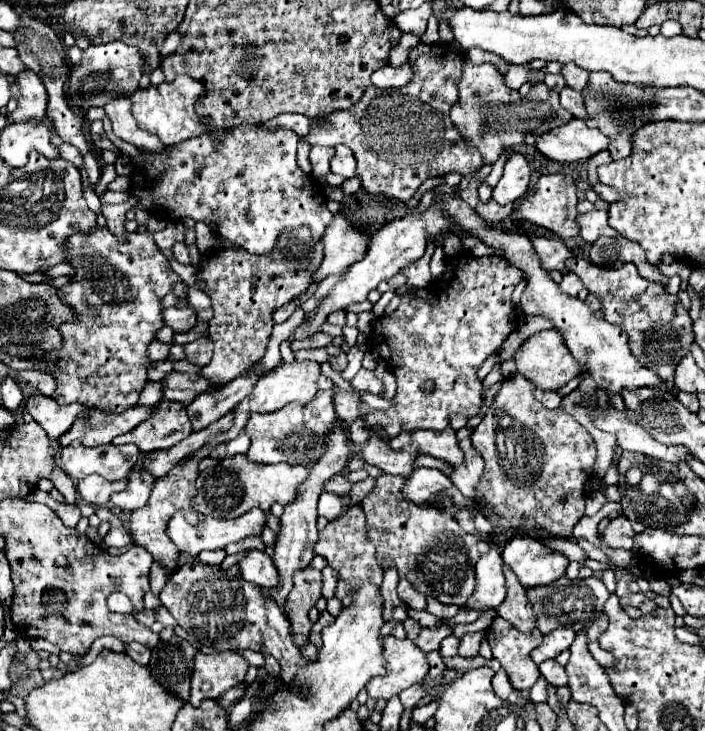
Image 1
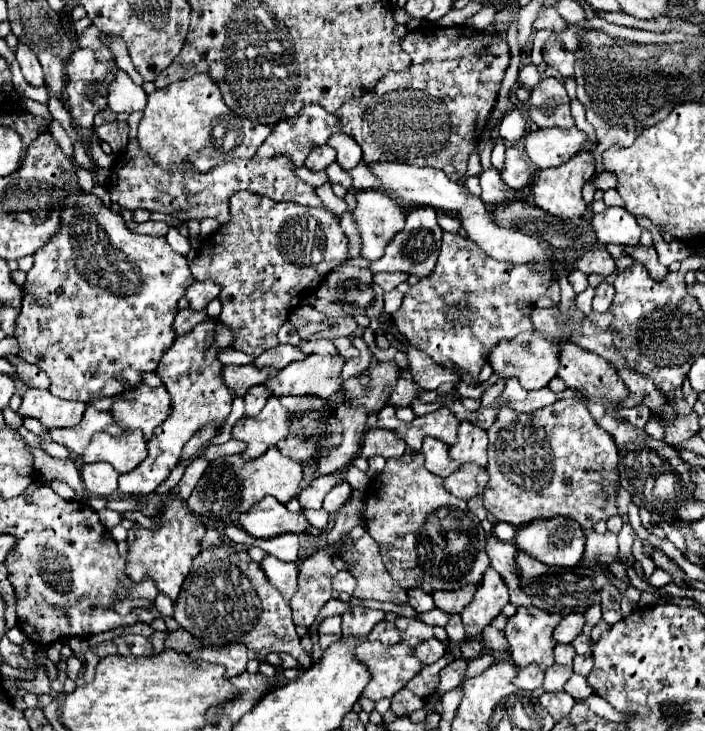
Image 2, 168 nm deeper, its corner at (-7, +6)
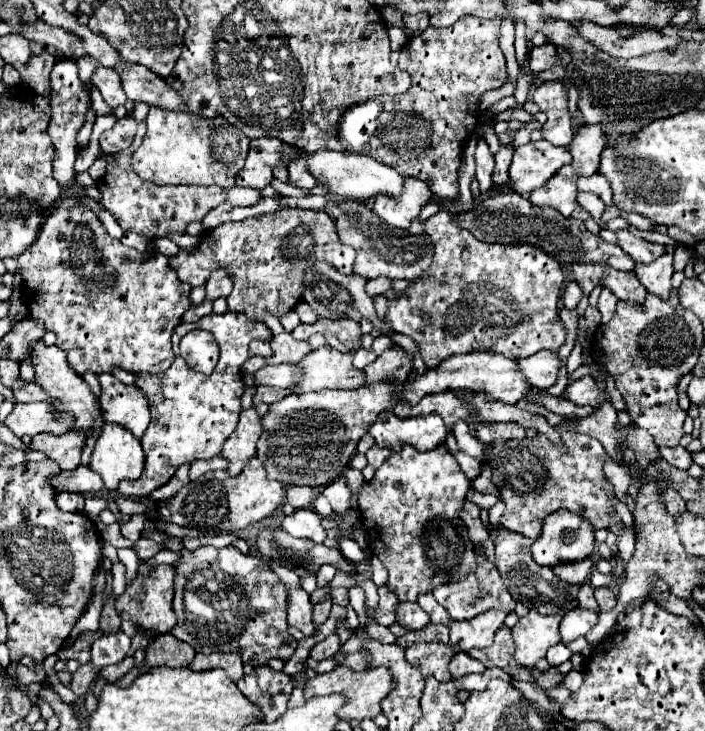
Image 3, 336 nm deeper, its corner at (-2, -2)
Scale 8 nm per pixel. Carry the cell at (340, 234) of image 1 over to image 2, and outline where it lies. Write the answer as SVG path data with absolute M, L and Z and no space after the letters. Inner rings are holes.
M380 190L354 192L358 206L354 218L362 236L362 254L368 260L384 256L388 240L404 228L406 210L394 198Z

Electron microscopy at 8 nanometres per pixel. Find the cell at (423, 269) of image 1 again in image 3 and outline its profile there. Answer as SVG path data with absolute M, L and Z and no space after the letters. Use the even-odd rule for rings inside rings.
M329 200L327 202L327 214L333 218L339 238L343 244L349 244L357 250L355 260L355 272L367 280L385 276L389 280L417 280L431 264L433 258L433 244L429 242L429 236L425 234L423 222L415 218L411 222L409 230L395 230L387 228L369 208L365 208L359 200Z

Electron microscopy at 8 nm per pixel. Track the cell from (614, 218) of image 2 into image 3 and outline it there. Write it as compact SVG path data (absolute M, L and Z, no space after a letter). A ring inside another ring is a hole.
M617 230L615 236L617 236L617 246L623 252L627 252L635 262L649 264L649 262L653 262L653 260L657 260L659 256L665 254L665 246L645 242L641 238L633 236L629 230Z

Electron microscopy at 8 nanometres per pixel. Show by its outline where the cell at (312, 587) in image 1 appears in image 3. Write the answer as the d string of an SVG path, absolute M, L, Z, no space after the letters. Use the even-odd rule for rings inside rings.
M325 594L325 598L321 602L313 604L313 624L315 626L321 626L327 620L329 610L331 610L331 596Z

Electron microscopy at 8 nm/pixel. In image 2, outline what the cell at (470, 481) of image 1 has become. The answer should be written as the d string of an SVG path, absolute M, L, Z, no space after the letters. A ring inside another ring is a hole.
M462 420L458 428L458 442L450 448L452 460L460 462L476 462L480 466L486 464L486 448L488 436L482 428L476 428L472 422Z

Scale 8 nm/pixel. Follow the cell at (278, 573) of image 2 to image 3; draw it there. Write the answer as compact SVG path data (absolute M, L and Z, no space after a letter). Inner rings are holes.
M299 586L299 588L287 588L287 598L289 598L289 608L287 608L287 622L289 626L299 628L305 636L315 634L315 626L311 622L311 600L309 594Z

